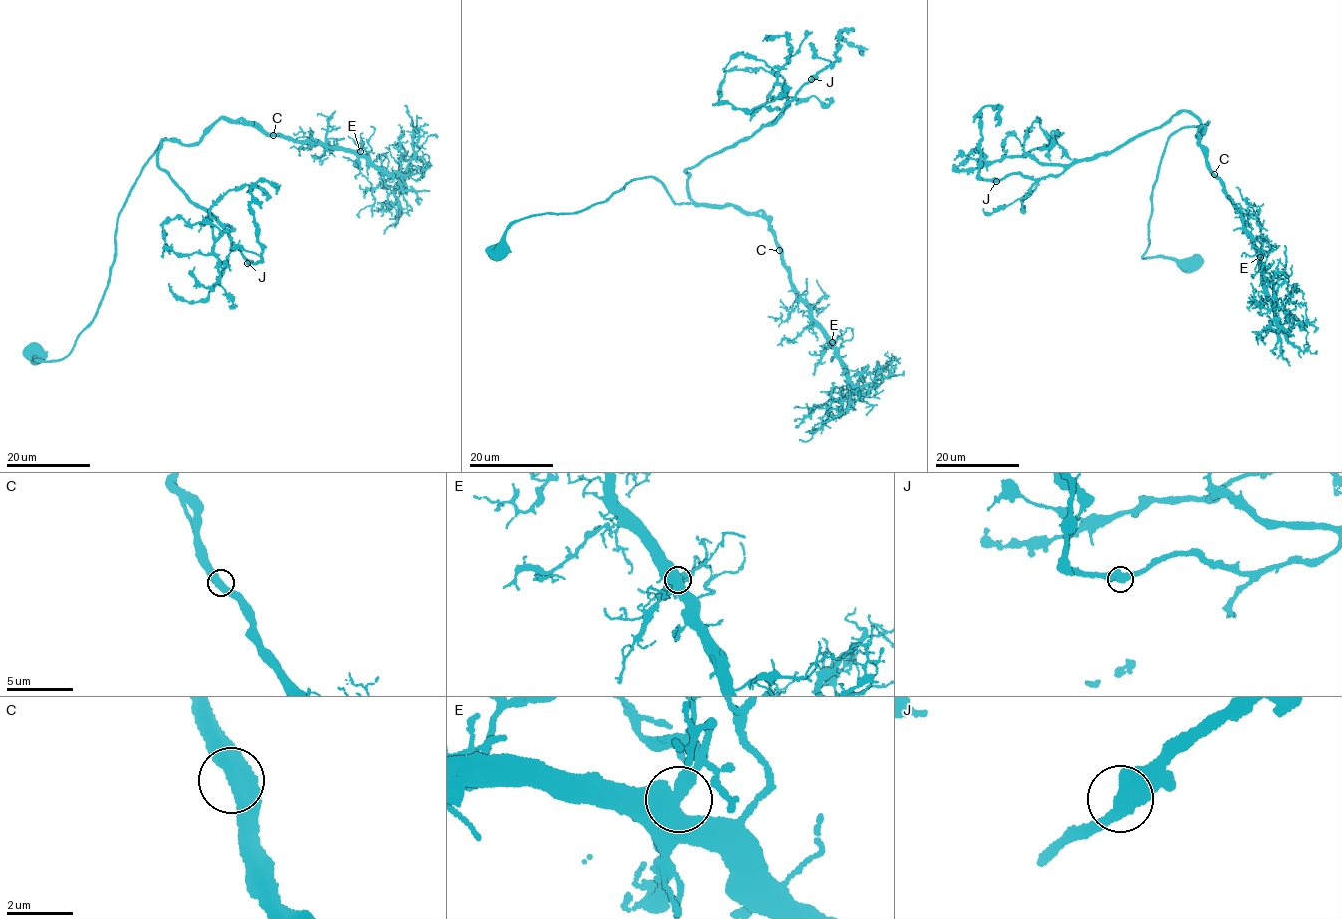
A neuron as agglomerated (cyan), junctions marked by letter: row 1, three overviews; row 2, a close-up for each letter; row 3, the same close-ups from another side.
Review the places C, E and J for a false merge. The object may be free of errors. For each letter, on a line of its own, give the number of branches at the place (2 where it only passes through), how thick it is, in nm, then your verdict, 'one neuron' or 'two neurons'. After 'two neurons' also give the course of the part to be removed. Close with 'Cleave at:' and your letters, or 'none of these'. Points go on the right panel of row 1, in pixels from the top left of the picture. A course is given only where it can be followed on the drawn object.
C: branches 2; calibre 600 nm; one neuron
E: branches 2; calibre 600 nm; one neuron
J: branches 2; calibre 600 nm; one neuron
Cleave at: none of these

